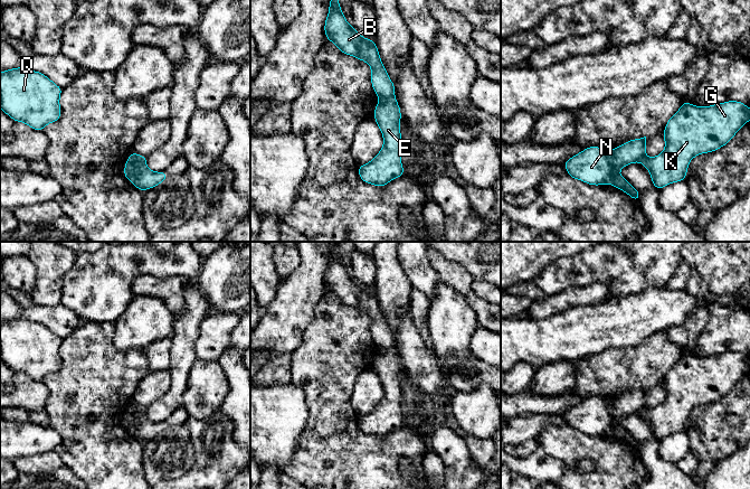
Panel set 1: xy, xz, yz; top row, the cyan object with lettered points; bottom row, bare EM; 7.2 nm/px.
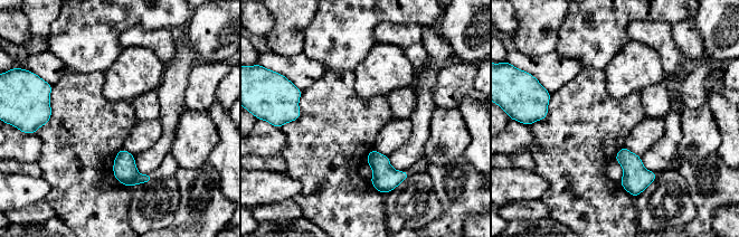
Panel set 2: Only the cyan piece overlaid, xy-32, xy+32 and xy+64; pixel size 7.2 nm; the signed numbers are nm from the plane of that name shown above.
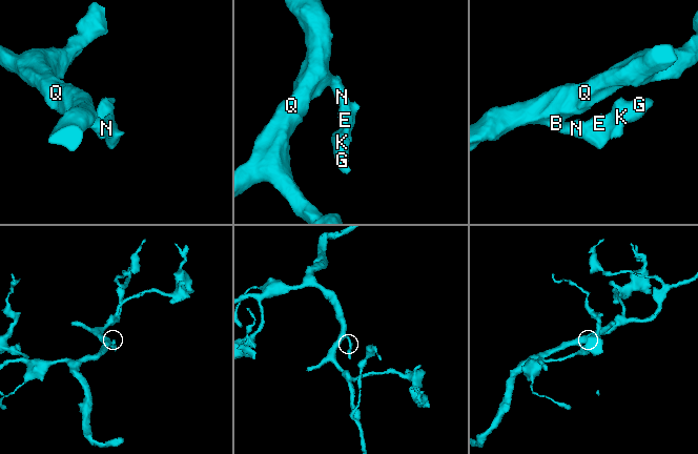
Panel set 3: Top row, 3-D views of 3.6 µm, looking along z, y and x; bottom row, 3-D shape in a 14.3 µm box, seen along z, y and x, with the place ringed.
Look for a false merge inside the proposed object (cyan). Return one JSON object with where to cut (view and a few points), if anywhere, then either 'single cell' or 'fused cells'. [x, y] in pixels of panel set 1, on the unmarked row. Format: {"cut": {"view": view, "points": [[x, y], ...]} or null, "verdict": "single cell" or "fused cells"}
{"cut": {"view": "yz", "points": [[608, 402], [609, 433]]}, "verdict": "fused cells"}

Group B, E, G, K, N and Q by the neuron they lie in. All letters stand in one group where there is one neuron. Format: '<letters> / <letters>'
B N Q / E G K

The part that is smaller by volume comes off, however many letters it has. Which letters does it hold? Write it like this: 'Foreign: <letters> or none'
Foreign: E, G, K

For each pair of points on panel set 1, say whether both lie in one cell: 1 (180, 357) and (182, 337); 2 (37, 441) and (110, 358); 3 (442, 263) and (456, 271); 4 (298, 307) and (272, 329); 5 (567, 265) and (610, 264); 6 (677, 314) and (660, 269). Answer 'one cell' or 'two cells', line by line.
1: one cell
2: two cells
3: one cell
4: one cell
5: one cell
6: two cells

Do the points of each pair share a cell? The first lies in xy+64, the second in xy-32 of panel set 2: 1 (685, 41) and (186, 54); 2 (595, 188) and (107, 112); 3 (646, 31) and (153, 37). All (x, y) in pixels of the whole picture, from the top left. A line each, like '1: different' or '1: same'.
1: same
2: same
3: same

